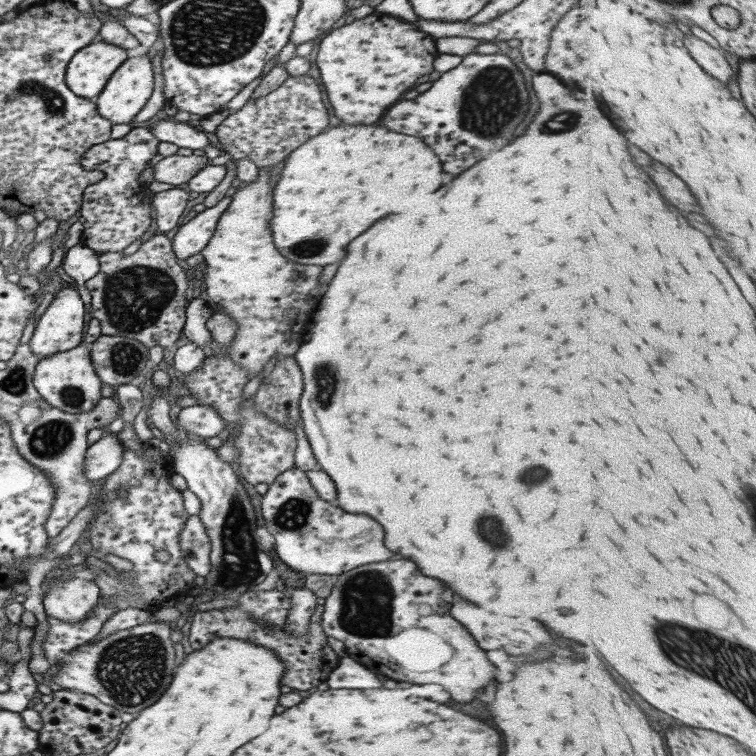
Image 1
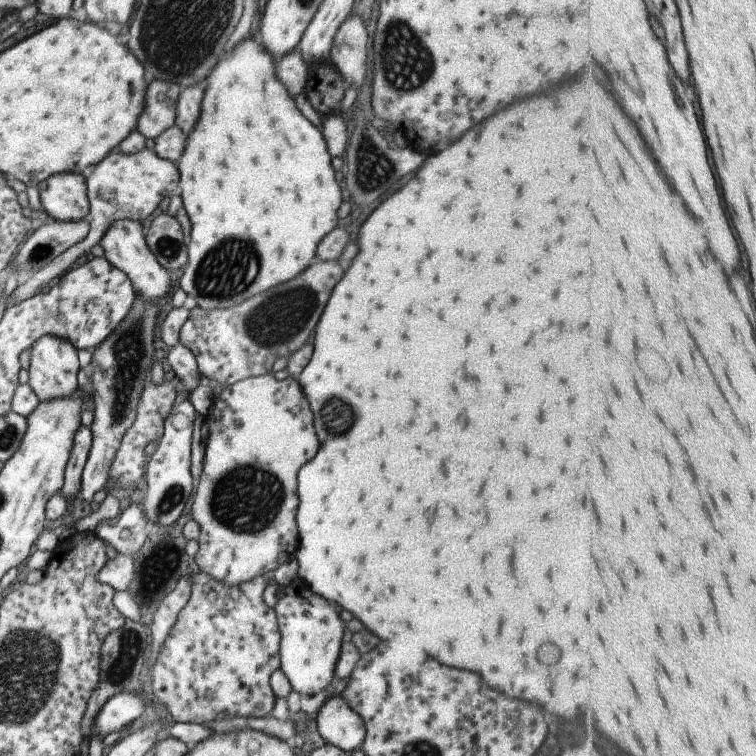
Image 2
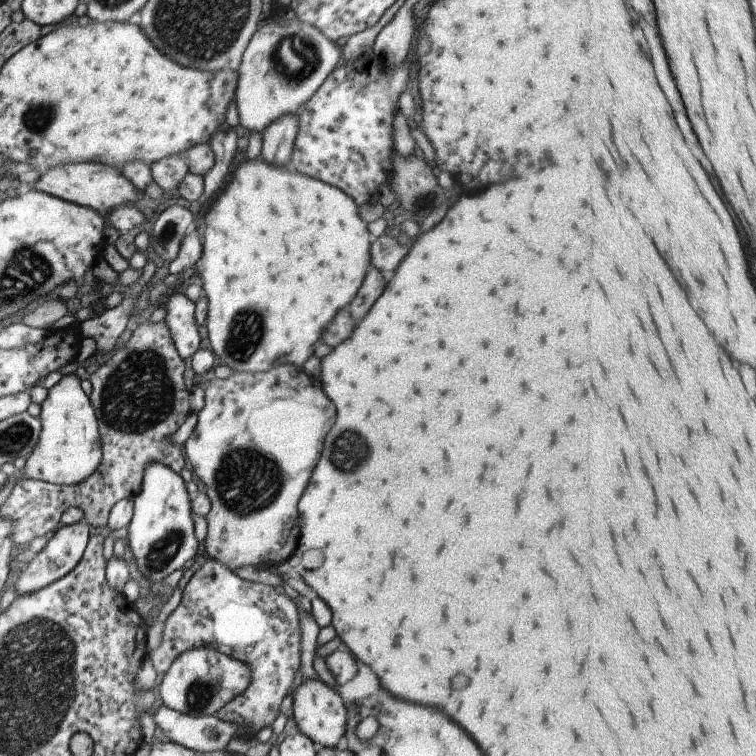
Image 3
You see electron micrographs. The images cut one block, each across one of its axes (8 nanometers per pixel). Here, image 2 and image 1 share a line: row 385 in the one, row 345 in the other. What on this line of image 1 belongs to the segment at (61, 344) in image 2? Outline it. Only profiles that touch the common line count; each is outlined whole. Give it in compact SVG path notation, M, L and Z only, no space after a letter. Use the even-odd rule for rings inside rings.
M69 286L61 288L54 294L54 300L49 303L35 324L32 336L28 341L29 350L37 356L38 360L53 356L57 352L71 350L82 340L84 318L83 302L81 302L77 290Z

